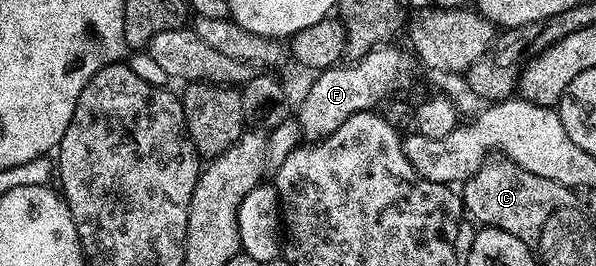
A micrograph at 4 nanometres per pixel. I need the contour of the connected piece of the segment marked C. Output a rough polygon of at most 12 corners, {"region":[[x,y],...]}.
{"region":[[484,163],[462,184],[476,224],[519,239],[539,231],[527,199],[551,187],[516,163]]}

